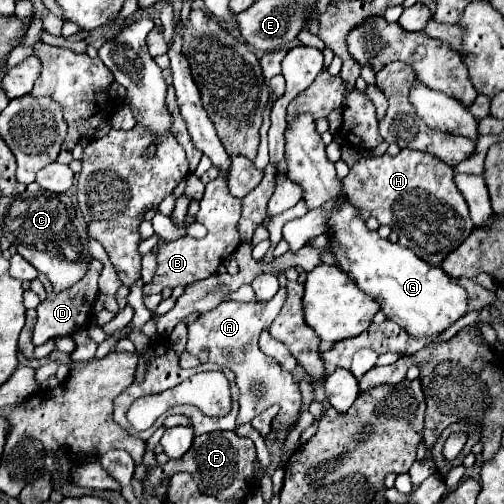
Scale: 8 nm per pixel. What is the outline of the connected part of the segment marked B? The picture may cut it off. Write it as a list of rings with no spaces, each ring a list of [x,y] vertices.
[[[219,175],[217,179],[207,183],[203,199],[199,201],[199,213],[195,217],[201,225],[207,227],[207,237],[203,237],[203,239],[179,237],[177,241],[171,241],[171,243],[159,241],[159,245],[153,247],[157,251],[157,273],[155,273],[153,281],[143,287],[143,293],[145,295],[161,293],[165,287],[177,287],[177,285],[185,287],[197,279],[205,279],[211,273],[215,273],[219,263],[223,263],[225,257],[231,251],[235,251],[241,243],[239,233],[235,229],[239,215],[241,215],[241,199],[237,199],[229,193],[225,177]]]

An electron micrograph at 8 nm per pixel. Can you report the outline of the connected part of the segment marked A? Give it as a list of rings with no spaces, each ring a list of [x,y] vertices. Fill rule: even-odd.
[[[279,287],[277,295],[267,303],[239,303],[239,301],[225,301],[217,309],[203,313],[197,321],[189,323],[189,339],[187,351],[195,355],[201,363],[217,363],[229,367],[237,377],[239,387],[239,417],[237,425],[249,423],[255,415],[263,409],[271,407],[273,403],[281,405],[281,419],[285,423],[295,423],[299,417],[301,407],[301,393],[299,385],[293,381],[291,373],[285,371],[273,357],[261,353],[257,339],[263,329],[267,329],[277,313],[285,303],[285,287]]]

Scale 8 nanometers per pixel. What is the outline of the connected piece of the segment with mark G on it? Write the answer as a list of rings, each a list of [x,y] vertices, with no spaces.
[[[347,199],[345,205],[331,215],[329,235],[333,245],[331,253],[337,255],[337,265],[355,279],[359,289],[377,299],[387,319],[399,323],[411,337],[431,341],[467,315],[467,291],[459,287],[451,275],[441,267],[427,265],[427,261],[421,261],[411,249],[381,239],[377,231],[369,231],[359,217],[359,211]]]

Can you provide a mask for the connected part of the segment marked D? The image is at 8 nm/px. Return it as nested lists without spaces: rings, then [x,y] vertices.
[[[91,259],[89,269],[83,275],[83,279],[77,281],[75,285],[71,285],[69,289],[65,289],[63,293],[55,293],[55,289],[51,289],[51,283],[47,279],[43,281],[43,285],[47,287],[47,297],[37,307],[37,325],[35,325],[35,331],[33,331],[33,345],[43,345],[47,339],[53,339],[53,337],[73,335],[77,329],[87,327],[91,323],[93,303],[99,295],[97,279],[99,279],[101,269],[103,269],[103,263],[97,261],[97,259]]]

